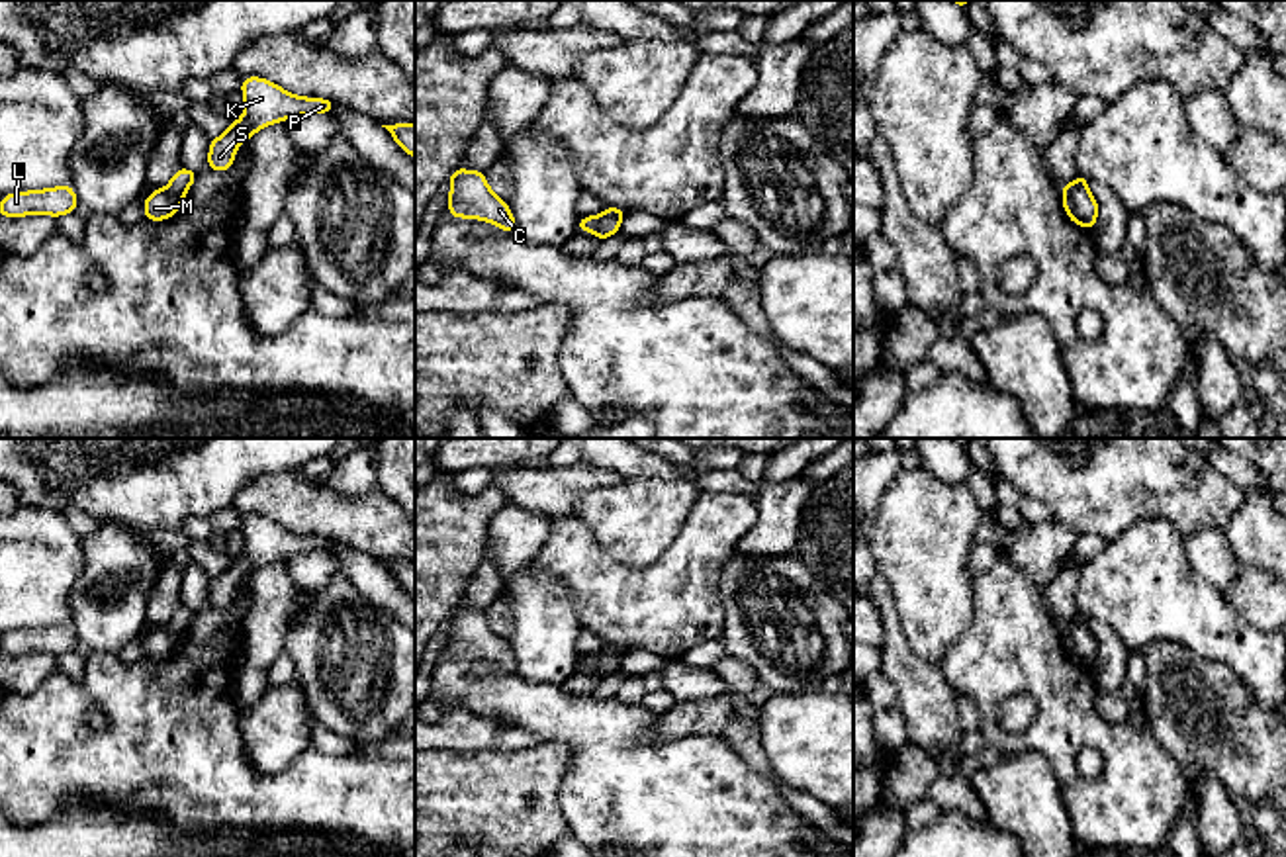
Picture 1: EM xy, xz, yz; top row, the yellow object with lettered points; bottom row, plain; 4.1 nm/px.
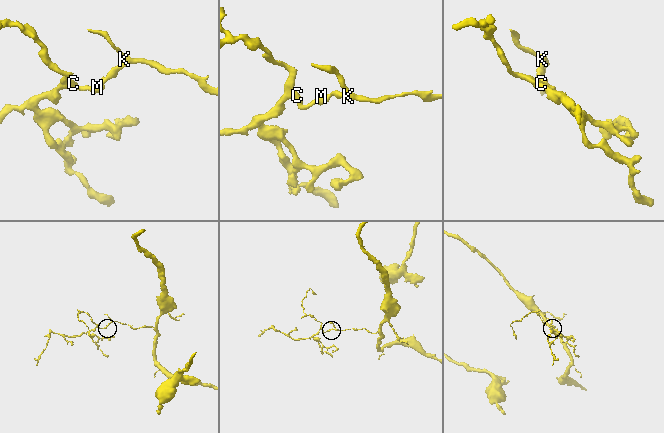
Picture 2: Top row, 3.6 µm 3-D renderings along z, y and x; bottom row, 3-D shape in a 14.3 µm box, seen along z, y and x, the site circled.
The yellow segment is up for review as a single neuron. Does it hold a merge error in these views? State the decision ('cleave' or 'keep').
cleave

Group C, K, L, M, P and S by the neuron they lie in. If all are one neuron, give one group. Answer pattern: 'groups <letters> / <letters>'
groups C L M / K P S

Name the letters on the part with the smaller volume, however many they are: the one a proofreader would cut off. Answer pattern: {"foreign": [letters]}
{"foreign": ["C", "L", "M"]}

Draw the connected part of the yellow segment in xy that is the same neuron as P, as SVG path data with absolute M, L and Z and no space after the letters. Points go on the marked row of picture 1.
M249 76L243 78L245 113L231 127L209 143L207 166L223 172L231 168L237 147L258 129L307 113L329 113L337 104L323 98L301 98L286 92L278 84Z

